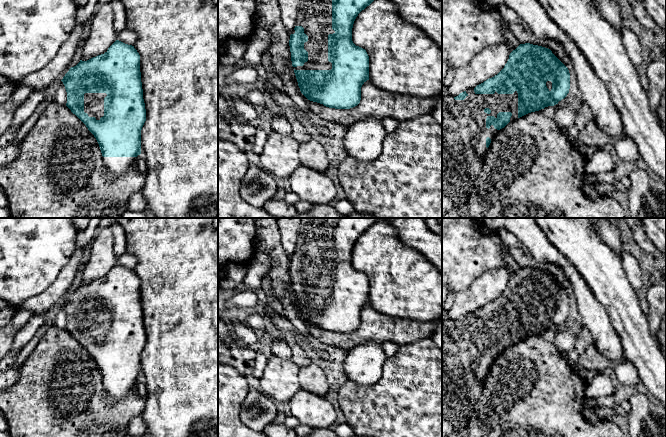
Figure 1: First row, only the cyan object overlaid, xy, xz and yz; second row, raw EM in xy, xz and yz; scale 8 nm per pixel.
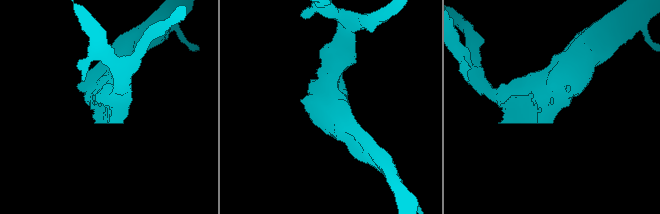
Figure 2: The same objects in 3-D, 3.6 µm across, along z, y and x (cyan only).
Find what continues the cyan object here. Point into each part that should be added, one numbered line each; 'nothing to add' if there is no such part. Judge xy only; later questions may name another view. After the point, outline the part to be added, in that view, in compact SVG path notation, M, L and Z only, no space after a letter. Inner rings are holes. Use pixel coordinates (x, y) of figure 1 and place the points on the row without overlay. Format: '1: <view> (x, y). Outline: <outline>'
1: xy (93, 326). Outline: M85 317L84 318L84 336L89 341L95 341L100 344L104 340L104 322L106 317Z

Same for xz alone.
1: xz (315, 234). Outline: M301 218L299 235L295 250L302 250L308 265L304 273L308 276L308 285L295 294L331 294L328 285L328 259L332 253L332 223L334 218Z

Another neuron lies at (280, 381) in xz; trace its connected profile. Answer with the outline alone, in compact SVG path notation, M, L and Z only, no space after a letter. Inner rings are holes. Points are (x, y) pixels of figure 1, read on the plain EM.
M271 356L259 379L261 391L280 404L289 402L301 389L299 370L300 367L291 359L284 360Z

